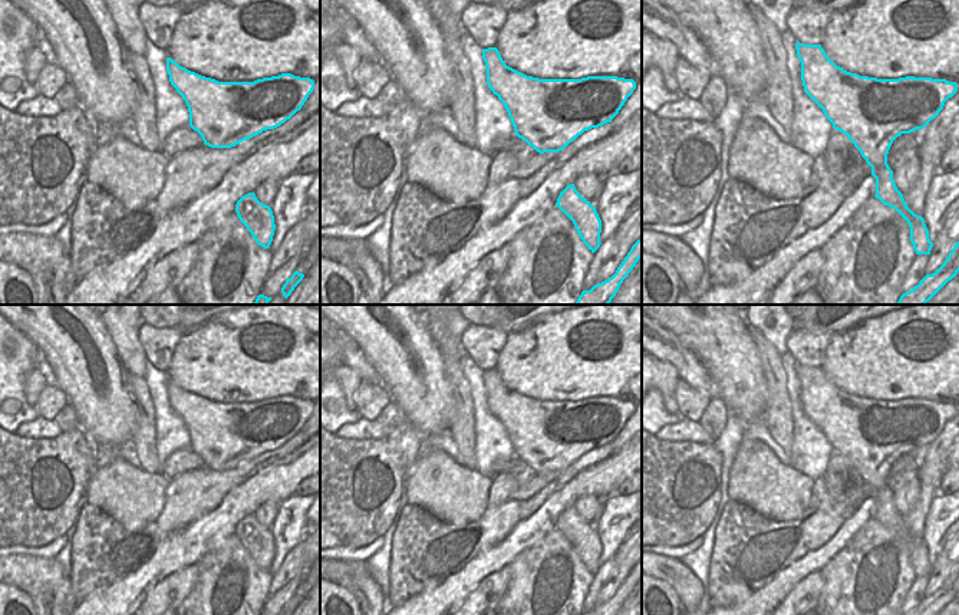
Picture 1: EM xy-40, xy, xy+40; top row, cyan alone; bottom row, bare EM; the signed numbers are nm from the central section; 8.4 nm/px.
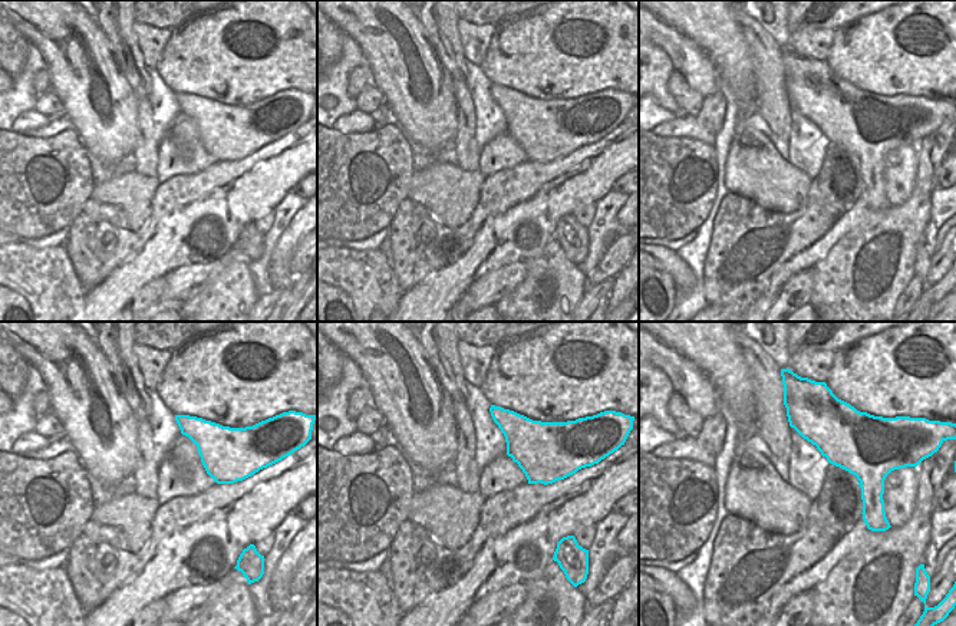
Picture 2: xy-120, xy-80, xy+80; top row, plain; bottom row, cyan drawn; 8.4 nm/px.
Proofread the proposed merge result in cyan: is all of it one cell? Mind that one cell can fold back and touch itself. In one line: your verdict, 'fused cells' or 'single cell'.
fused cells

